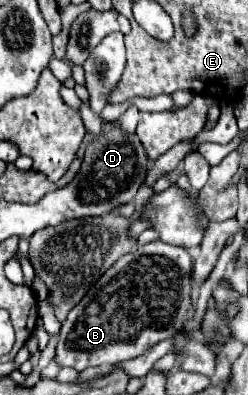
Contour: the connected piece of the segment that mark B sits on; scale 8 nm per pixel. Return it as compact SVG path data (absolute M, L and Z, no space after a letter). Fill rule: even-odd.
M162 240L148 242L138 246L134 252L126 254L126 284L124 274L124 262L116 262L92 288L90 292L80 300L78 306L72 308L68 318L62 322L58 344L56 344L56 364L60 368L70 366L78 372L82 372L88 366L102 366L102 364L116 364L122 360L130 360L136 356L142 356L148 348L156 346L162 340L172 338L174 340L174 352L180 356L180 368L186 372L198 372L204 376L214 374L216 366L216 354L206 348L204 344L196 342L192 336L186 336L188 322L194 318L194 306L192 306L192 256L186 248L178 248L172 244L162 244Z

